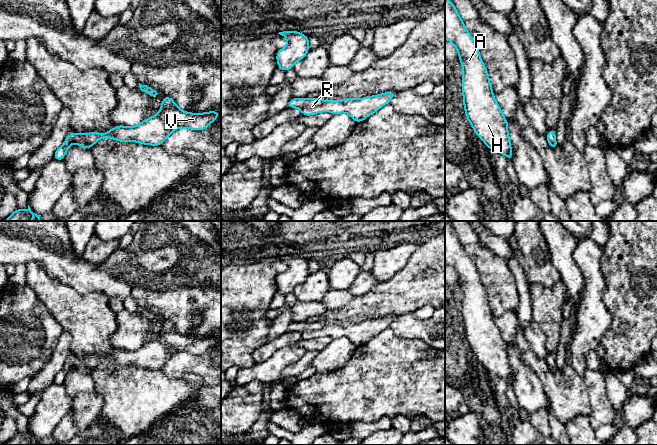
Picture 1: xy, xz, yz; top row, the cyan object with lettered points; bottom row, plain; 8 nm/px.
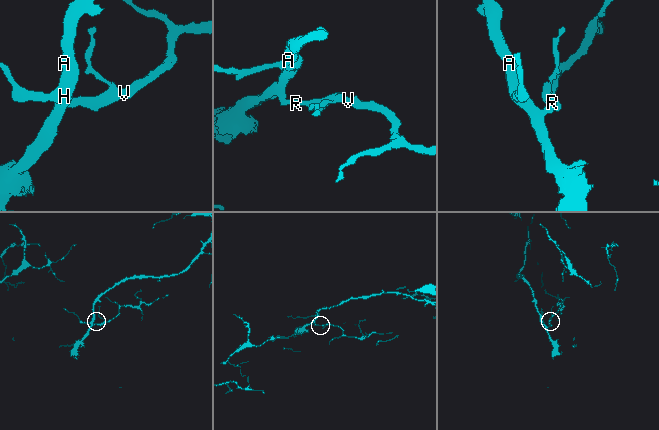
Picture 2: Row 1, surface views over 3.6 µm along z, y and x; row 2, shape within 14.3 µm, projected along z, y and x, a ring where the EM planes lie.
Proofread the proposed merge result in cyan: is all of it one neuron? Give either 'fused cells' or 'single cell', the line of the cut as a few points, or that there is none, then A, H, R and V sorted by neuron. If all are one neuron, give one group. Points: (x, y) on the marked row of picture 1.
single cell | no cut | A H R V

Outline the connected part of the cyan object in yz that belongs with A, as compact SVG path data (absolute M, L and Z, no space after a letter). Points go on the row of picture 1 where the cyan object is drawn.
M445 0L445 38L456 47L463 68L462 93L467 120L490 150L512 161L508 121L493 96L478 47L450 0Z

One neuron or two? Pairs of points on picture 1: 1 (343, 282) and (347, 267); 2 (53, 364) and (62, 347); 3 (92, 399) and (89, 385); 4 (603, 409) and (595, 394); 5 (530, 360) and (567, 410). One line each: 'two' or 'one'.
1: one
2: one
3: two
4: one
5: one

